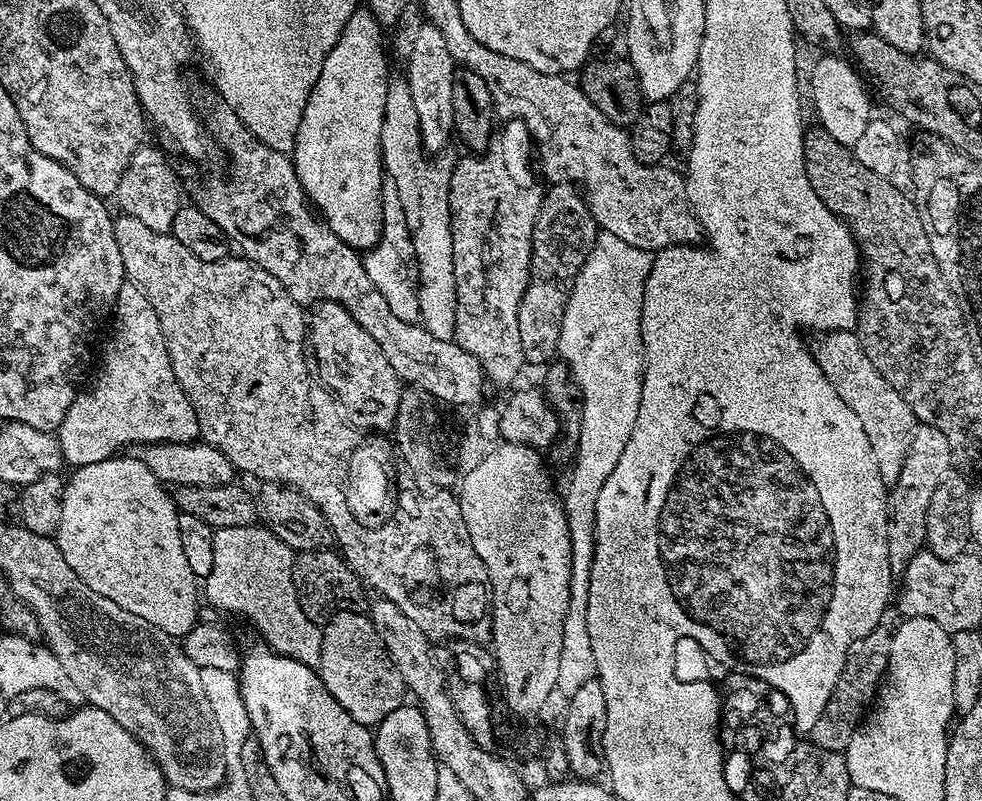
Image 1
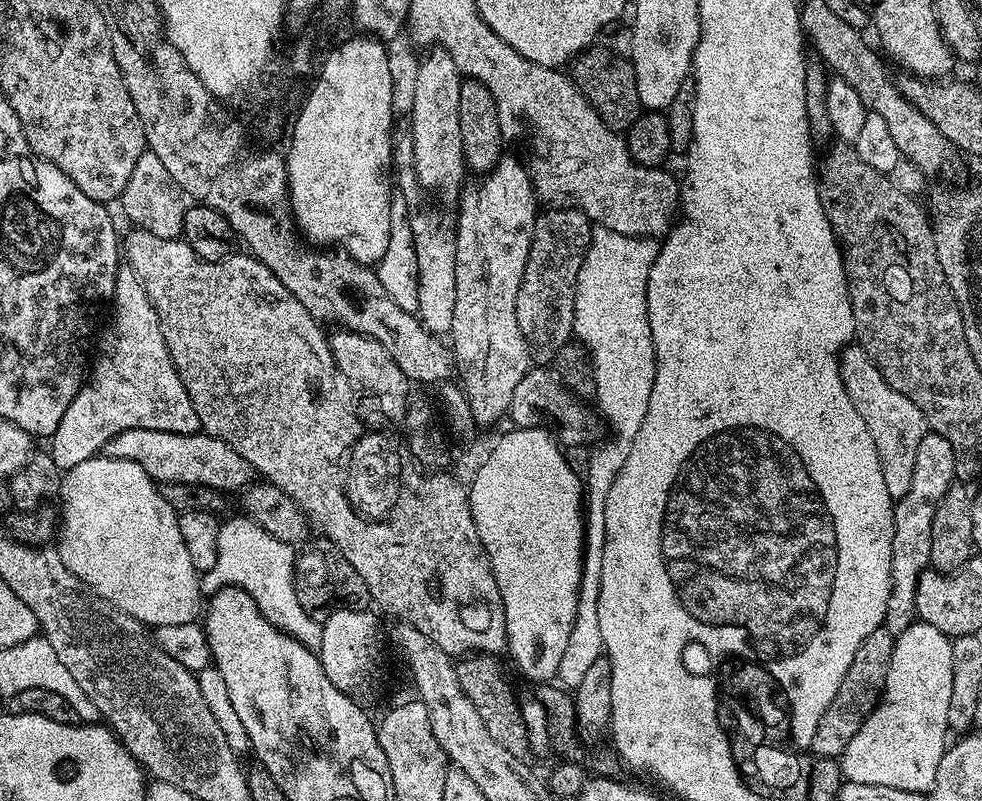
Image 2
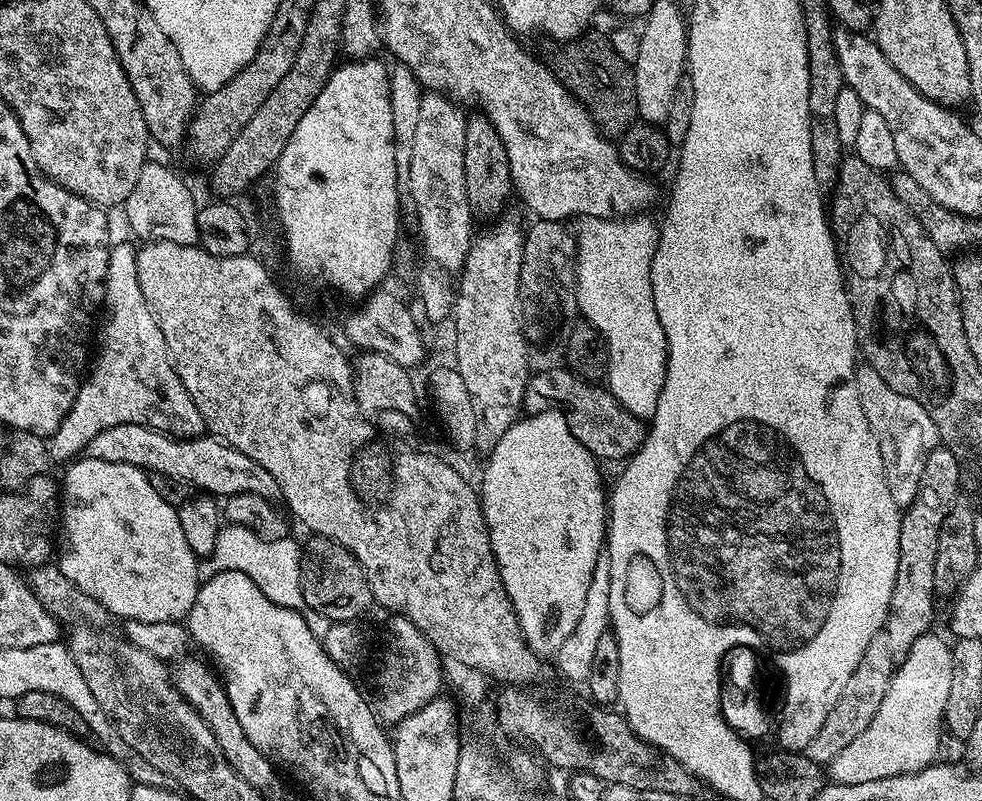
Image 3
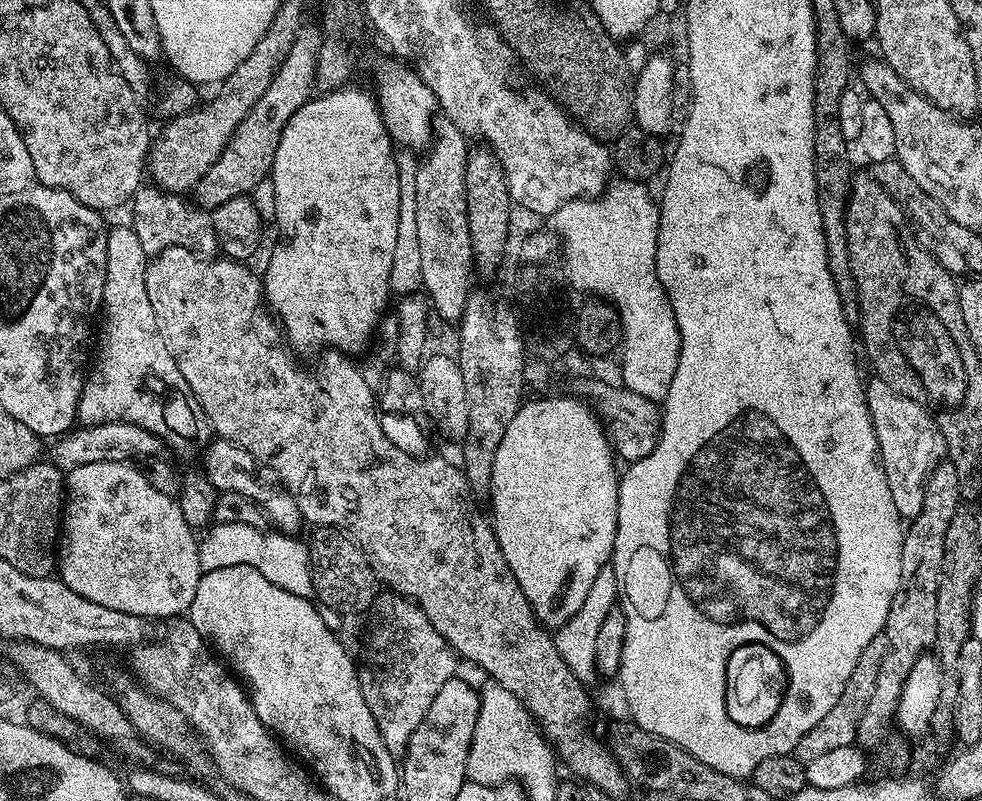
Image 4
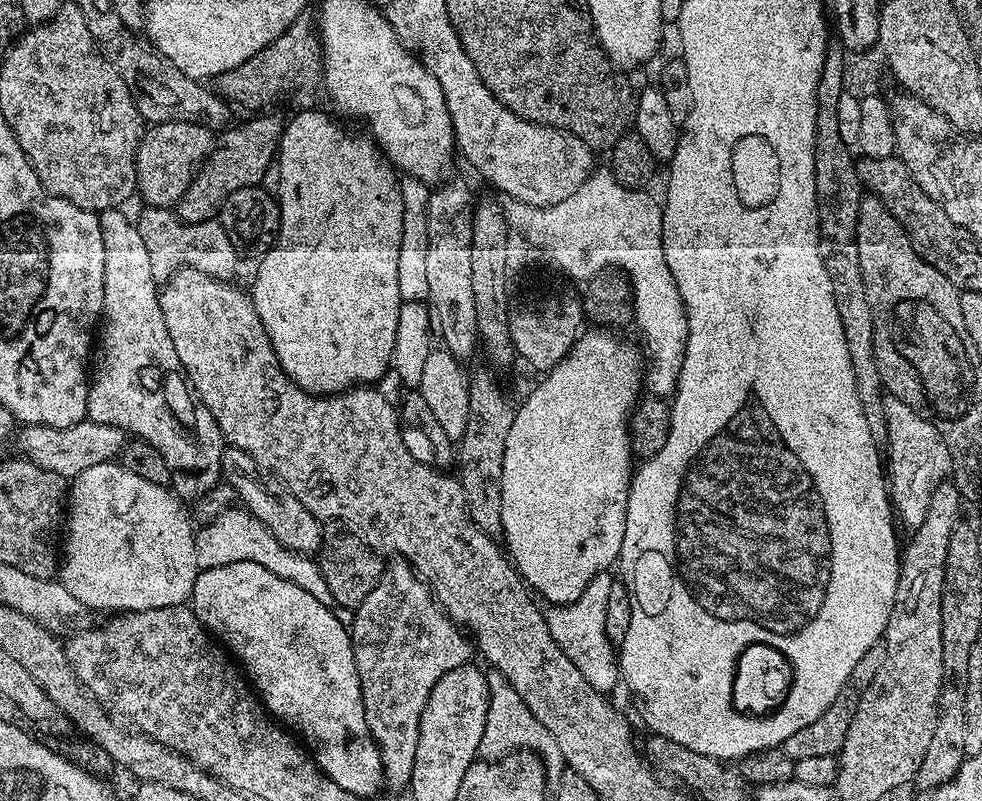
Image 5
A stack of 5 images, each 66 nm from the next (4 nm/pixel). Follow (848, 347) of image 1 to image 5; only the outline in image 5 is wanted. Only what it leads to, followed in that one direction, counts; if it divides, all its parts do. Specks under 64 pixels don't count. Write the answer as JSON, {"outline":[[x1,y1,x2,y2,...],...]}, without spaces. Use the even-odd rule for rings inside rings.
{"outline":[[885,395,884,417,886,418,886,434,888,435,886,441,886,447,888,447,888,452,886,448,886,480,890,485,890,501,899,523,901,525,904,523,905,529,911,530,922,526,922,522,930,510,930,498,934,494,934,490,939,484,943,484,949,479,954,468,952,455,942,438,942,434,938,434,936,427,926,418,922,418,922,414,918,414,918,410,906,406,906,402,902,402,896,396]]}

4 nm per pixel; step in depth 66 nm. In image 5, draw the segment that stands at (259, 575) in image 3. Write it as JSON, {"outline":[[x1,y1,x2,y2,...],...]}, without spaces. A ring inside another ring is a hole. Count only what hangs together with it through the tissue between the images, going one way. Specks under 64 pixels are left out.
{"outline":[[243,506,227,508,218,514,218,518,214,518,214,522,199,529,196,557,201,569,226,566,230,562,258,562,258,566,266,566,270,574,278,574,278,578,286,578,294,582,294,586,302,586,302,590,306,590,306,594,314,594,318,602,327,605,333,603,330,586,326,586,326,578,322,578,319,563,311,555,292,552,282,546,282,542,278,542,278,538,274,538,274,534,270,534,270,530,266,530,262,522]]}

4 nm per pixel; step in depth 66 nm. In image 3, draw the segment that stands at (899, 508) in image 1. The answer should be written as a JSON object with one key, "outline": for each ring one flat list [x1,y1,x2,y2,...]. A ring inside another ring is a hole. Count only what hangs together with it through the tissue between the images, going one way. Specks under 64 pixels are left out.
{"outline":[[937,446,922,466,922,478,918,482,918,494,910,506,903,509,898,534,898,574,894,578,894,590,890,594,890,606,886,631,890,642,897,649,907,650,919,636,929,635,932,624,932,596,936,592,934,566,938,554,940,527,961,495,958,458,950,450]]}

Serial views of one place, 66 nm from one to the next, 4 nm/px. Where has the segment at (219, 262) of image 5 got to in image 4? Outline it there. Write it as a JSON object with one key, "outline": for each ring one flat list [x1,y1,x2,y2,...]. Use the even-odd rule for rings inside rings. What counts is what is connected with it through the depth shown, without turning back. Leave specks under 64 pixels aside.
{"outline":[[142,186,132,197,132,220,130,227,138,234,138,242,142,242,142,250,150,258,167,248,189,248,205,258,217,255,218,241,212,225,212,217,205,209,195,203,187,204,183,195,164,192,155,186]]}

